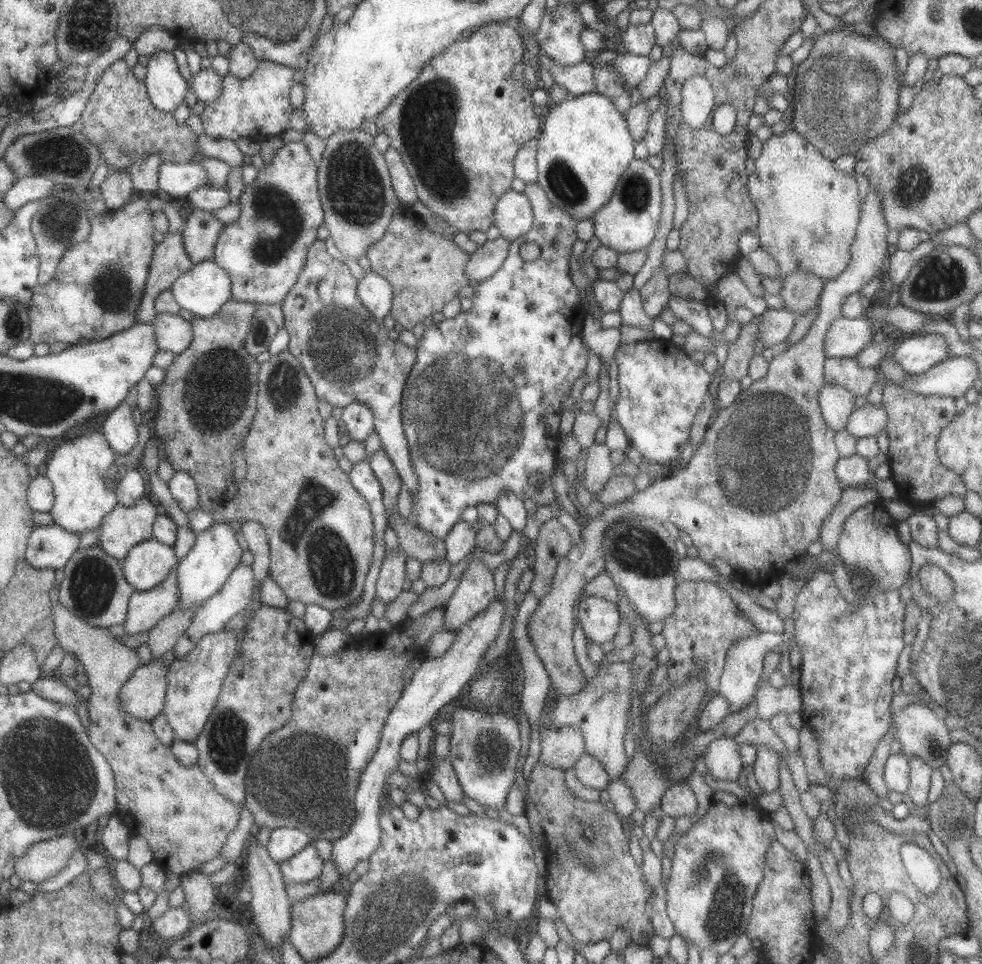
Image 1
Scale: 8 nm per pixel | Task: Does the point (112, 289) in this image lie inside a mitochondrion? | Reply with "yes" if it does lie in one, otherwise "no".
yes

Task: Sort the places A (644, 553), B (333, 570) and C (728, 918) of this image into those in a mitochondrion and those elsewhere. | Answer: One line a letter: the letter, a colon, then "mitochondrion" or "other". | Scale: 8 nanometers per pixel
A: mitochondrion
B: mitochondrion
C: mitochondrion

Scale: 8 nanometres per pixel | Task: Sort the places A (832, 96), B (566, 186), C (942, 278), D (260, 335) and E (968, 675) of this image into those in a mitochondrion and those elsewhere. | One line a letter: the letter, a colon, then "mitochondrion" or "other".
A: mitochondrion
B: mitochondrion
C: mitochondrion
D: mitochondrion
E: mitochondrion

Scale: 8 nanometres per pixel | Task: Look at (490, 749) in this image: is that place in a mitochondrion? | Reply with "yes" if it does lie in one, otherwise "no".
yes

